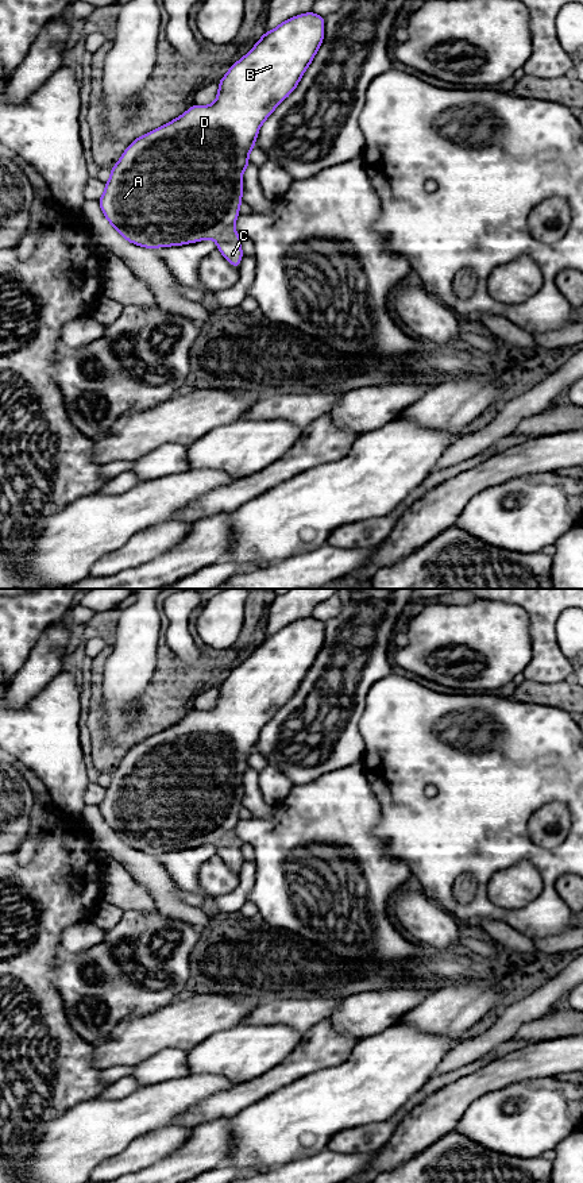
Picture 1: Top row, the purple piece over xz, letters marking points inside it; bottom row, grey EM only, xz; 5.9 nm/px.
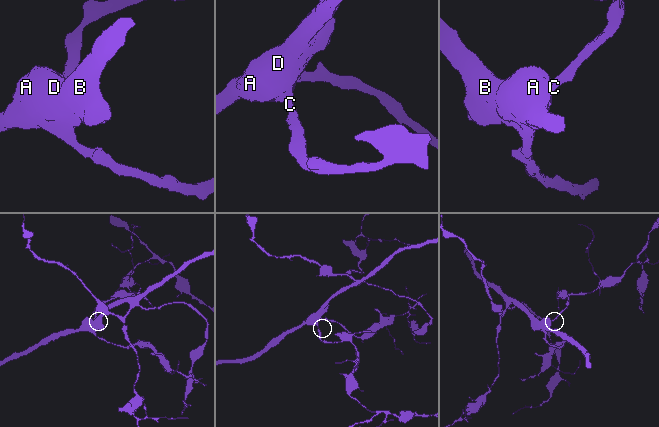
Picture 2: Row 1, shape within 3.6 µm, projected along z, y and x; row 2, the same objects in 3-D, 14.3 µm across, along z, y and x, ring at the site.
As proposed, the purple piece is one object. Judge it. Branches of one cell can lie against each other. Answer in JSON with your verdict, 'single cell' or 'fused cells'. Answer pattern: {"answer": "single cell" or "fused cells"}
{"answer": "single cell"}

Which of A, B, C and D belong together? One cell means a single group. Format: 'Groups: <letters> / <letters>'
Groups: A B C D

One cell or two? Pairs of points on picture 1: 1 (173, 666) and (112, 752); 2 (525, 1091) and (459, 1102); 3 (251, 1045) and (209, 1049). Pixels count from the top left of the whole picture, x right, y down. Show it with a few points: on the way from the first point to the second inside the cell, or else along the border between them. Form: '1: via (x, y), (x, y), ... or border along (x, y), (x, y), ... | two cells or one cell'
1: via (173, 688), (170, 696), (134, 732) | one cell
2: border along (505, 1087), (479, 1095), (467, 1108), (456, 1125) | two cells
3: via (240, 1049), (220, 1049) | one cell

